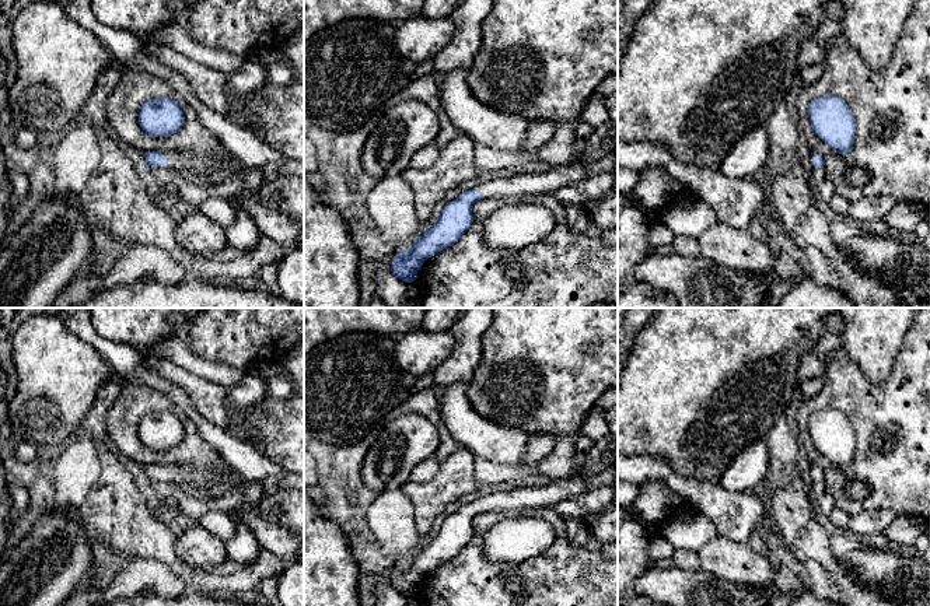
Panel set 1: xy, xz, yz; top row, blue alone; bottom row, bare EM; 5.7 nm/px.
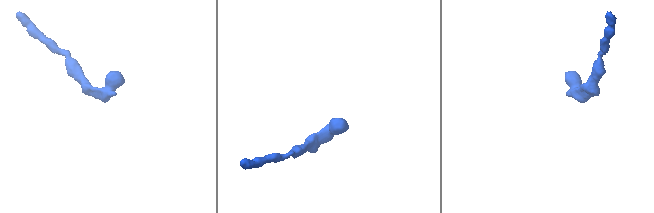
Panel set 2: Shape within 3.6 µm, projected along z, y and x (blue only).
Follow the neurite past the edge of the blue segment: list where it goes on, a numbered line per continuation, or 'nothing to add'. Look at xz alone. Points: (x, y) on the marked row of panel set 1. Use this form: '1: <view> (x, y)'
1: xz (549, 181)

